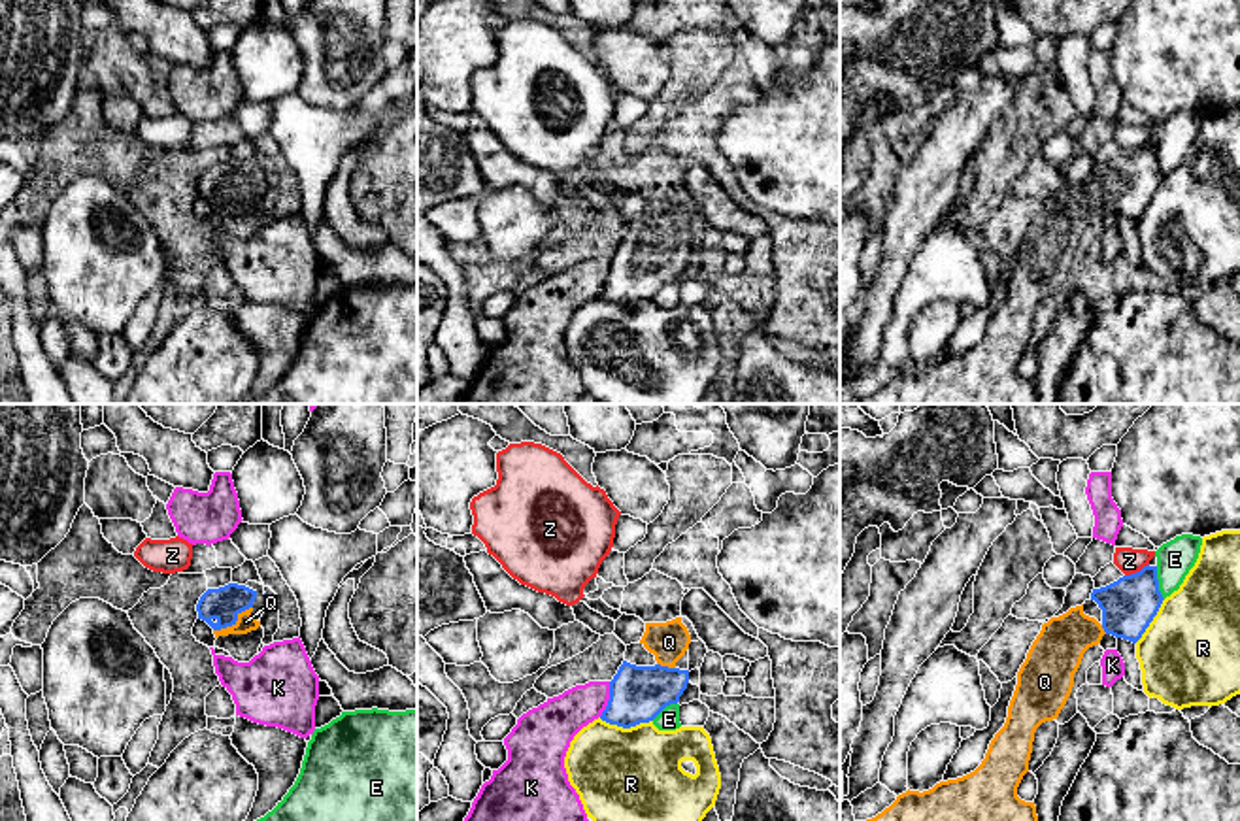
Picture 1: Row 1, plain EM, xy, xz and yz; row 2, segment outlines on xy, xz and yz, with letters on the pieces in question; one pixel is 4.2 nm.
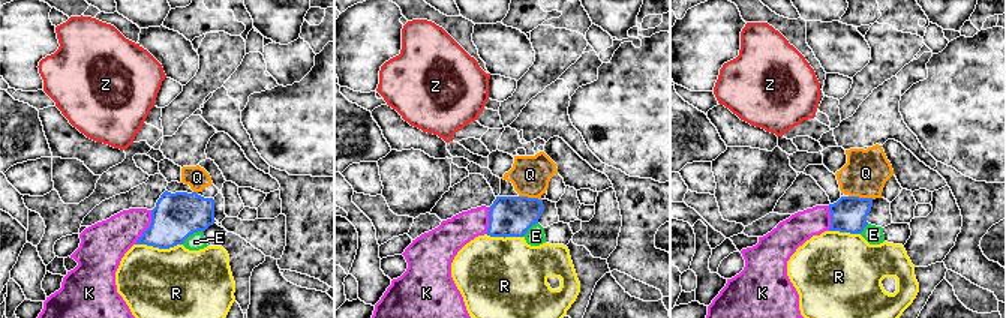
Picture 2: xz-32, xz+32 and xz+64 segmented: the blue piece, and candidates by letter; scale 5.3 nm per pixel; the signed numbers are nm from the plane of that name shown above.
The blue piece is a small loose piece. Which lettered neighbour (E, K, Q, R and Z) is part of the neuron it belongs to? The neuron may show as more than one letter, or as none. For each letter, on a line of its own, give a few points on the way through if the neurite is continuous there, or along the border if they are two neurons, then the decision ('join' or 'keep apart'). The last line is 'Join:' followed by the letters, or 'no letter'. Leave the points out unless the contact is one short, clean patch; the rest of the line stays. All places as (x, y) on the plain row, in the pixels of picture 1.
E: border yz (1156, 144), (1163, 176); keep apart
K: keep apart
Q: join
R: keep apart
Z: border yz (1148, 140), (1125, 153); keep apart
Join: Q

